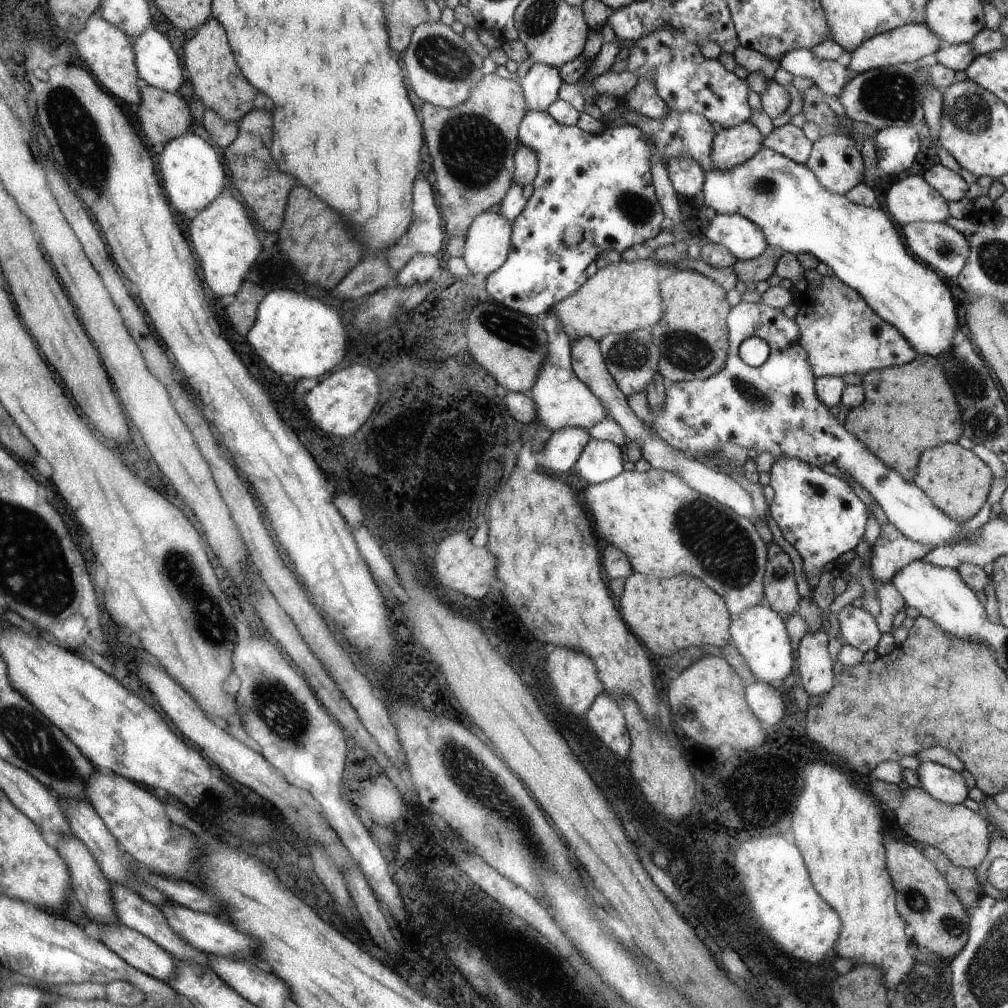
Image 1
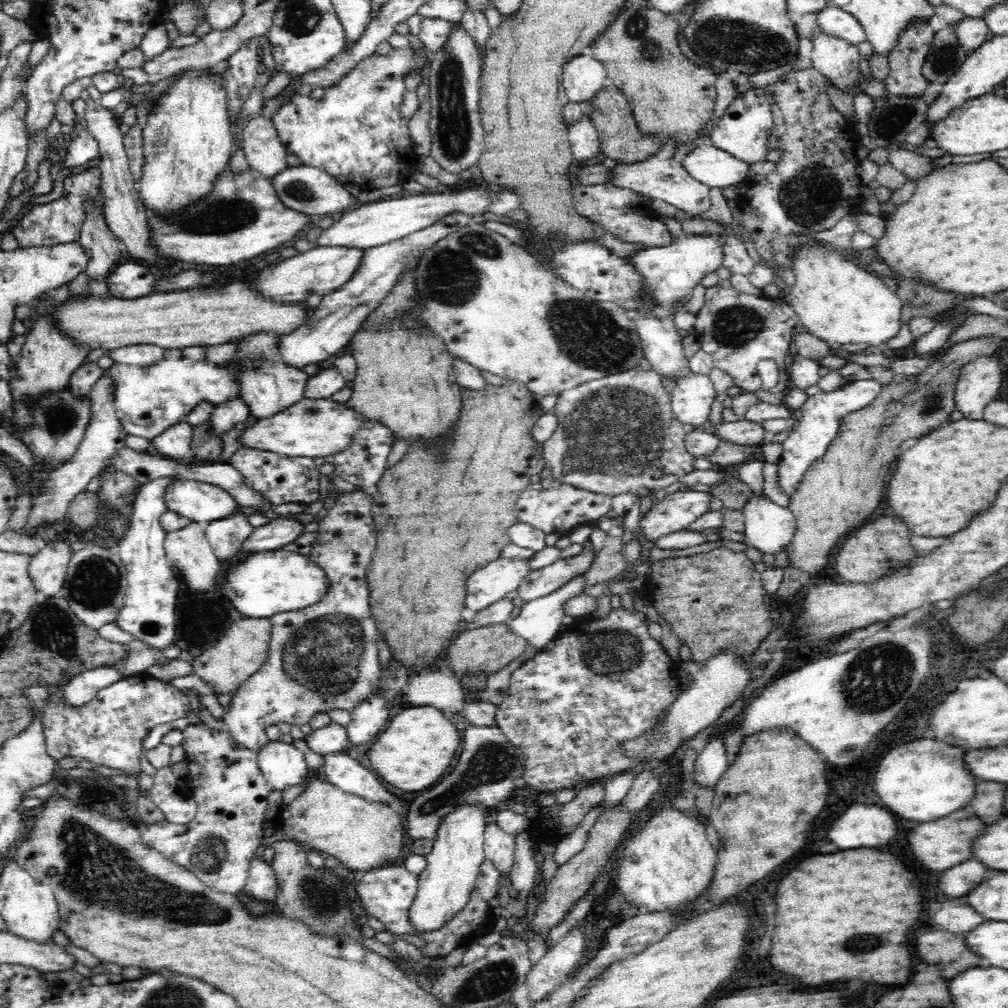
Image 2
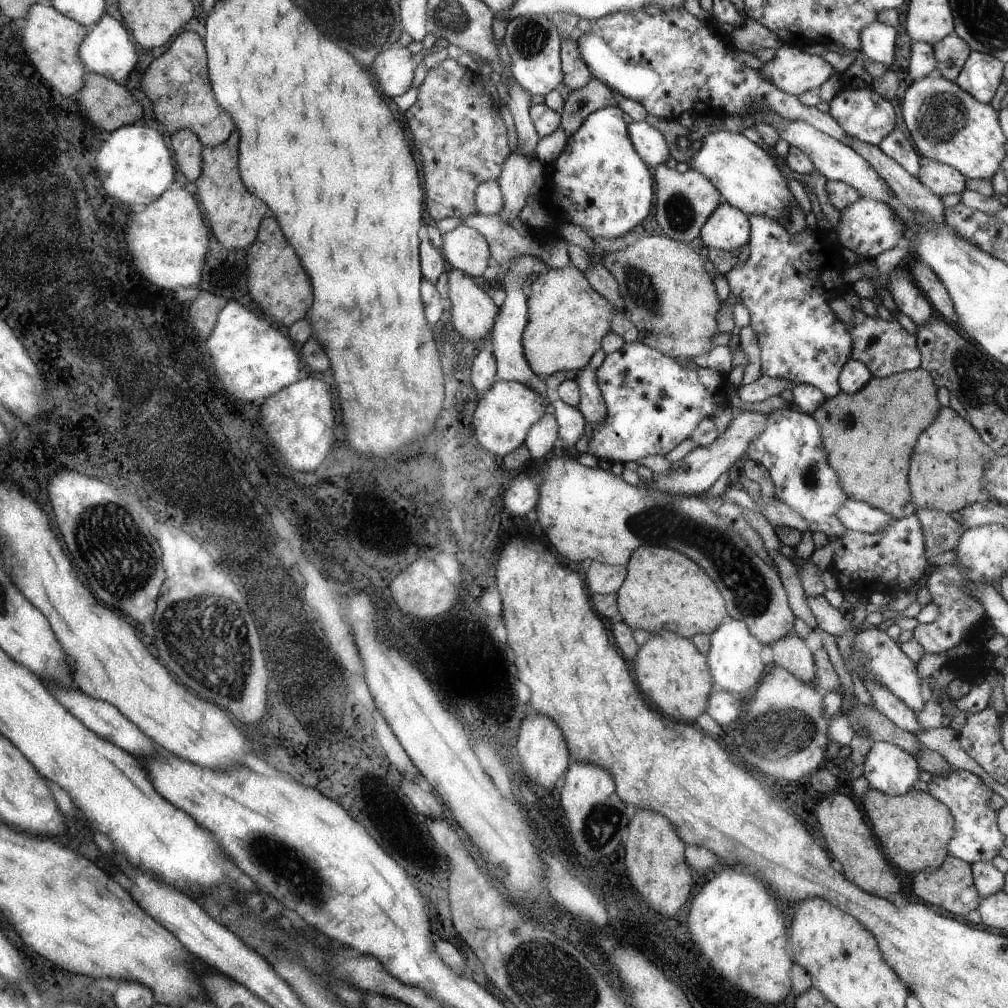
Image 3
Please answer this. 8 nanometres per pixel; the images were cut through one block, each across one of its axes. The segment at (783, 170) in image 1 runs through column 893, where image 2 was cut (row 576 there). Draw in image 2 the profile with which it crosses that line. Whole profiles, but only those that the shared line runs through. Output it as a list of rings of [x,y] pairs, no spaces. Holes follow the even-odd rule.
[[[283,548],[252,553],[244,562],[234,563],[222,578],[224,594],[246,619],[270,618],[279,612],[290,612],[314,604],[327,592],[327,576],[308,556]]]

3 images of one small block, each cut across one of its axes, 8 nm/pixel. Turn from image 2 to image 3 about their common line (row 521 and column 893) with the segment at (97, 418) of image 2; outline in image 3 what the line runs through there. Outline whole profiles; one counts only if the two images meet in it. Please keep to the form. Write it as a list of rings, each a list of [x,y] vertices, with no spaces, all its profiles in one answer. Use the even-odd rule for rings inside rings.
[[[877,20],[870,23],[859,36],[865,59],[890,68],[896,54],[896,36],[898,32],[892,26],[886,26]]]

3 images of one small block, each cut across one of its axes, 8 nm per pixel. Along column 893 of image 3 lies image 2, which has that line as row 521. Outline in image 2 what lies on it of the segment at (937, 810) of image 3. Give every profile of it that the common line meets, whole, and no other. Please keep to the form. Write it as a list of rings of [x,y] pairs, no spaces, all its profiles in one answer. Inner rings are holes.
[[[980,336],[959,343],[950,343],[950,350],[940,354],[930,368],[924,368],[914,376],[896,376],[881,388],[878,396],[864,408],[846,413],[840,421],[838,434],[827,445],[824,456],[818,457],[804,474],[802,482],[789,498],[789,509],[795,516],[795,533],[787,544],[790,566],[806,572],[808,576],[824,570],[828,556],[837,540],[842,540],[851,530],[866,524],[874,509],[884,501],[884,476],[896,459],[896,448],[904,440],[930,432],[950,419],[954,411],[954,390],[962,366],[977,356],[990,356],[996,352],[1000,337]],[[898,384],[910,384],[910,388],[894,401],[892,394]],[[891,407],[895,413],[889,417]]]

